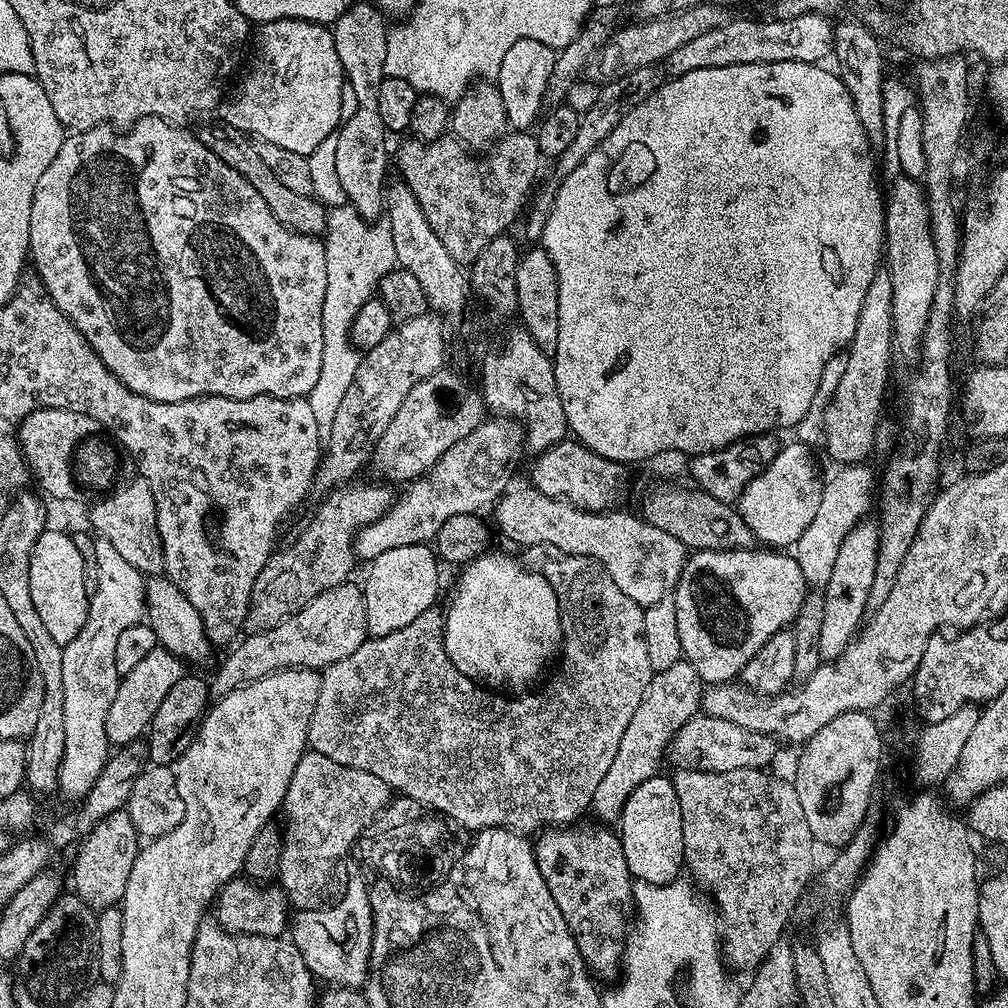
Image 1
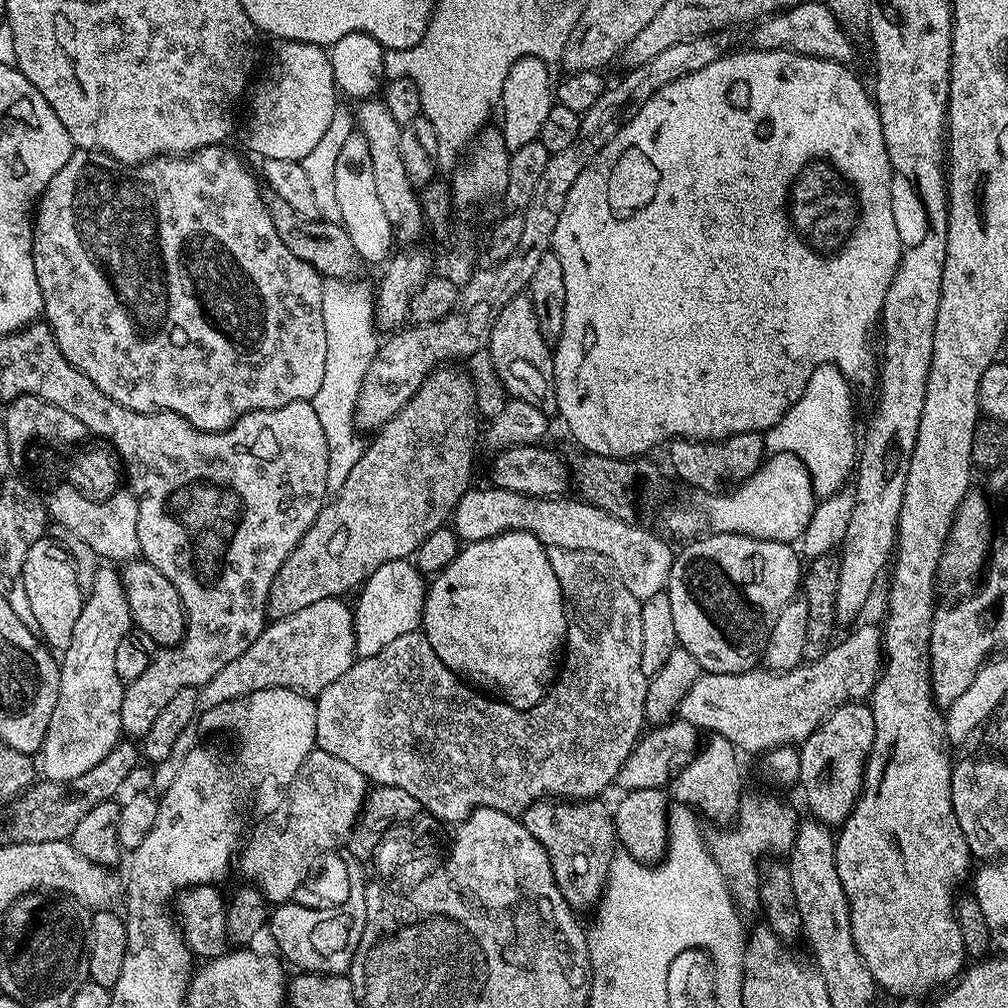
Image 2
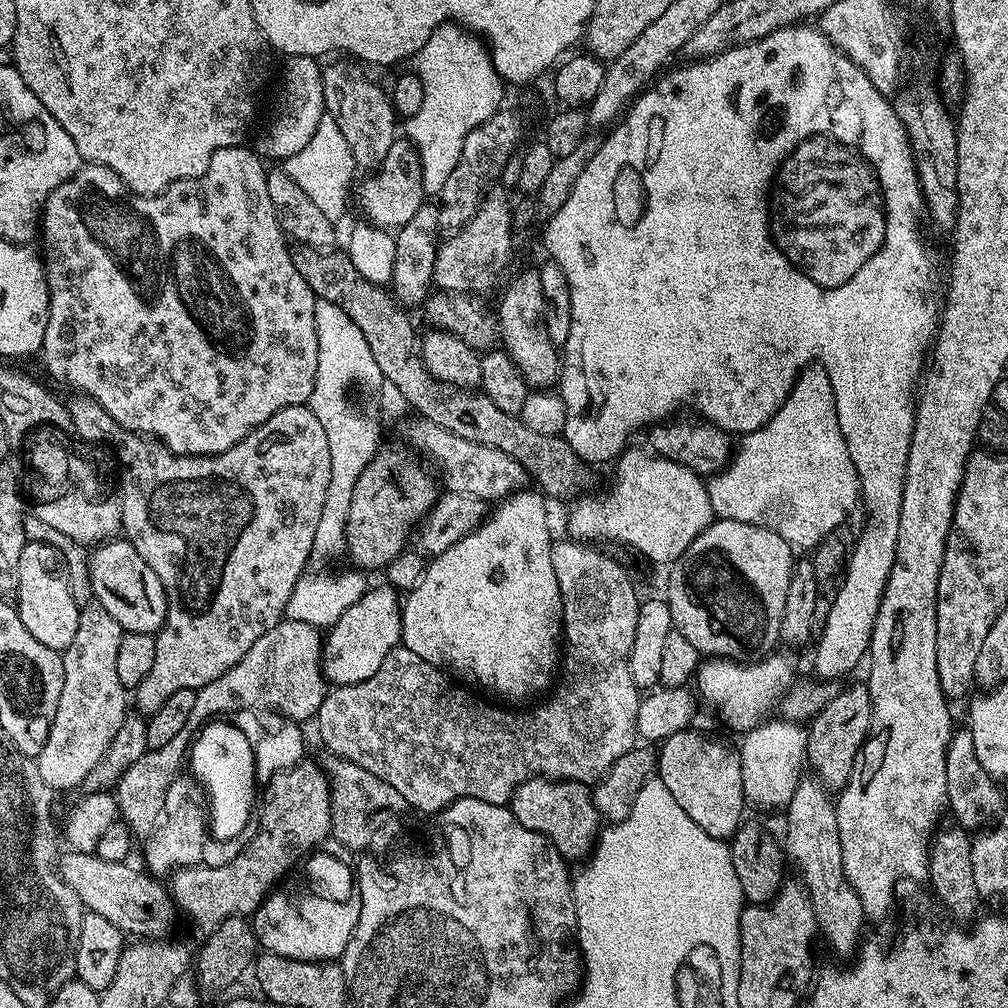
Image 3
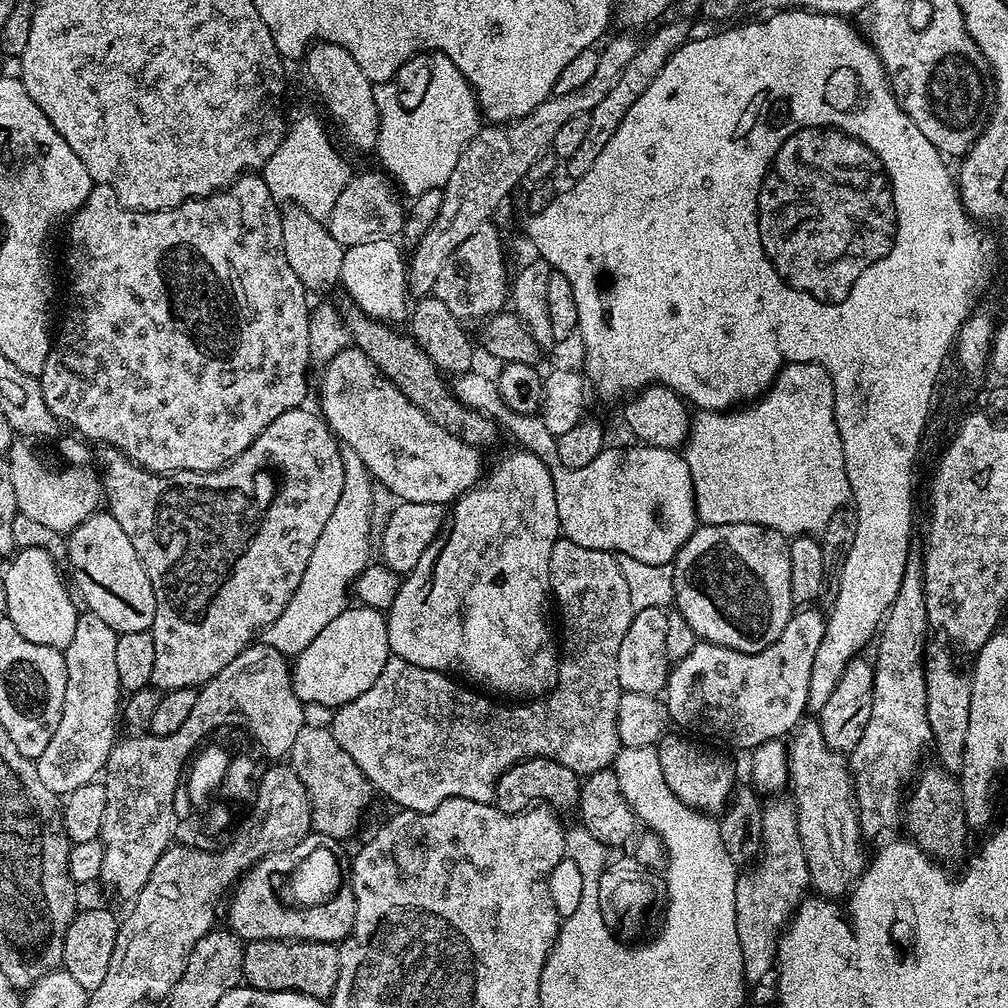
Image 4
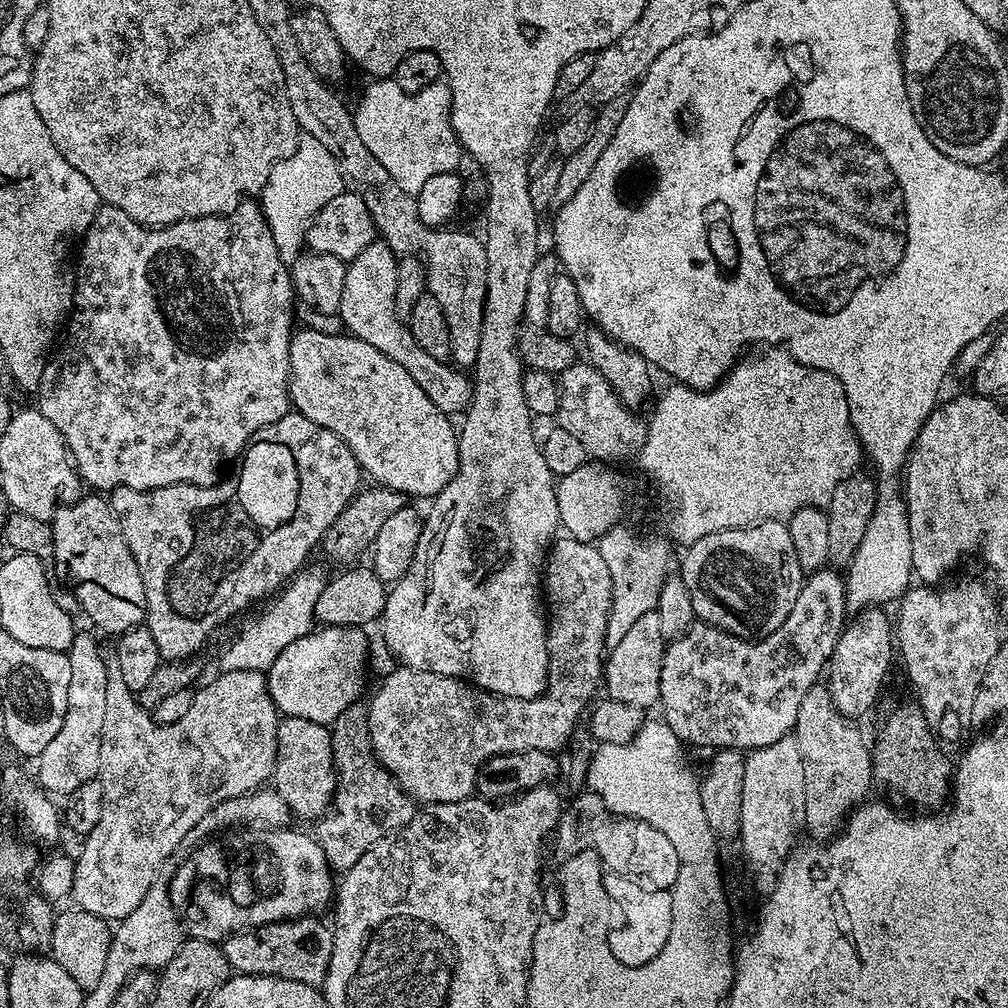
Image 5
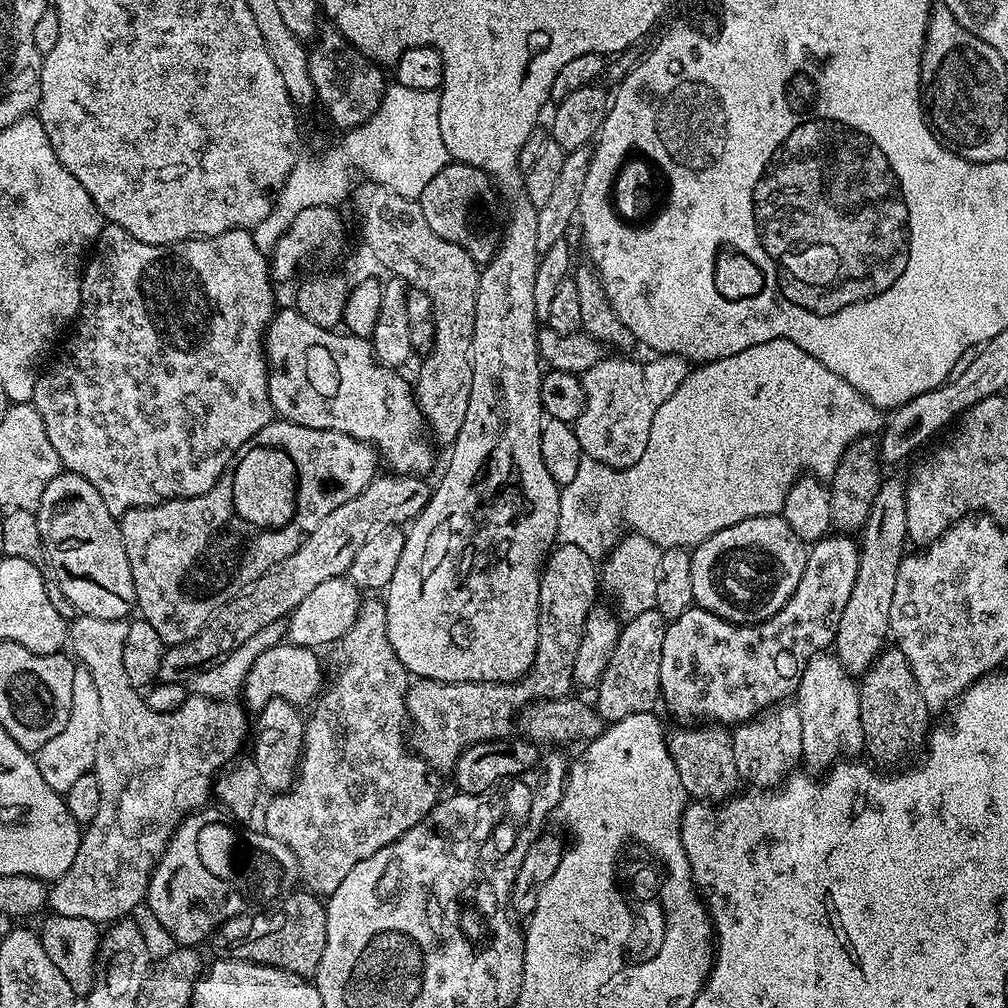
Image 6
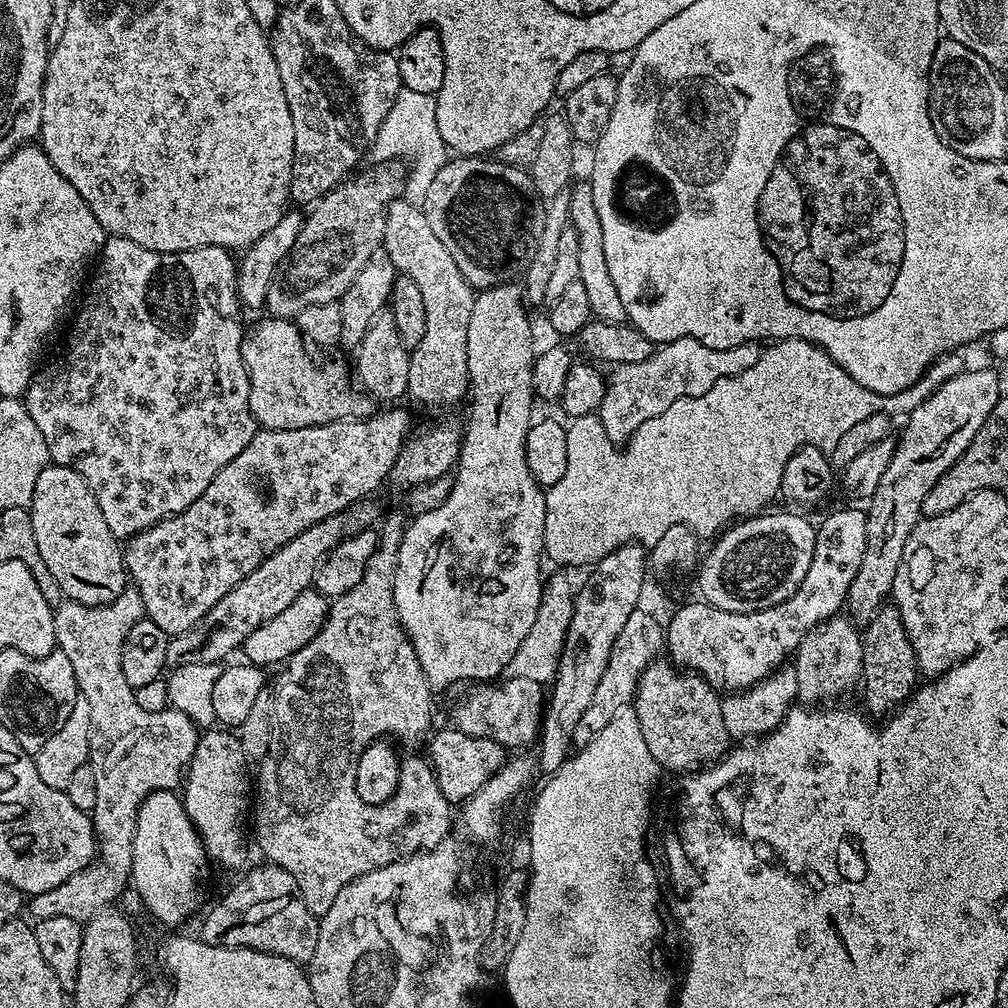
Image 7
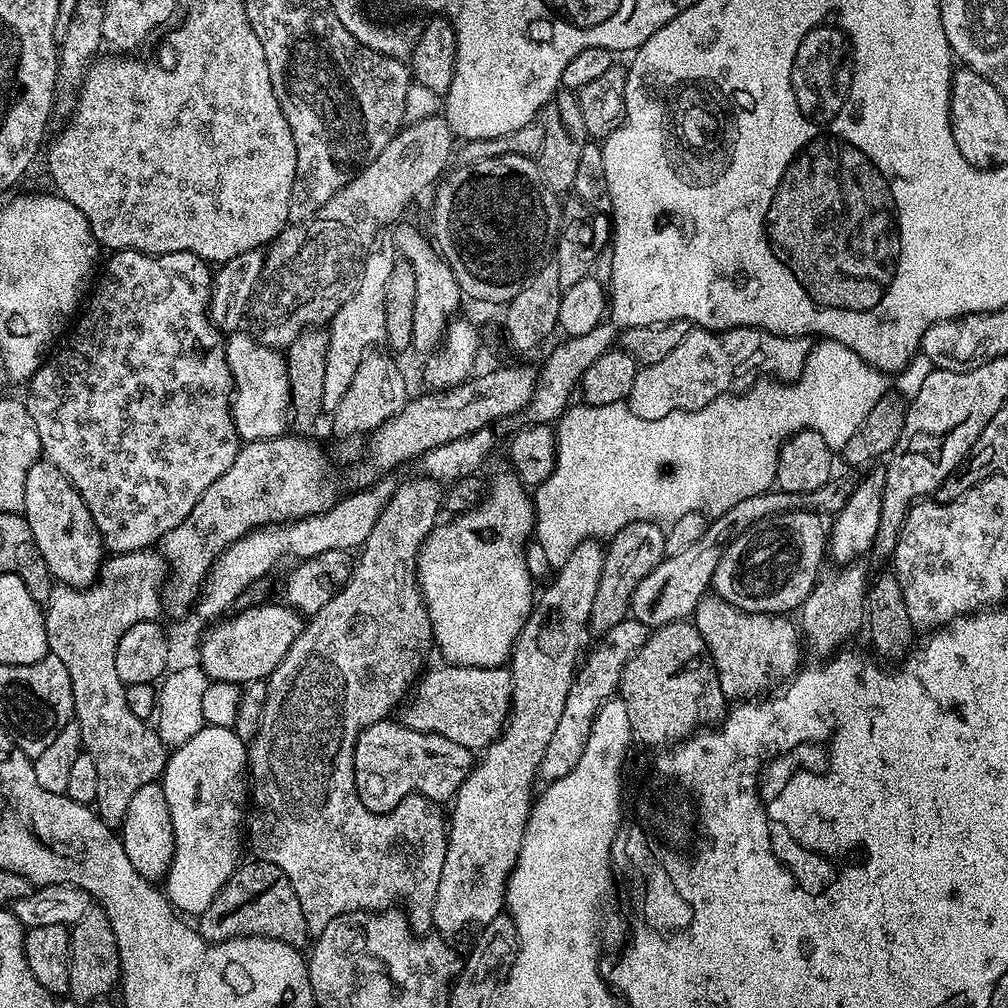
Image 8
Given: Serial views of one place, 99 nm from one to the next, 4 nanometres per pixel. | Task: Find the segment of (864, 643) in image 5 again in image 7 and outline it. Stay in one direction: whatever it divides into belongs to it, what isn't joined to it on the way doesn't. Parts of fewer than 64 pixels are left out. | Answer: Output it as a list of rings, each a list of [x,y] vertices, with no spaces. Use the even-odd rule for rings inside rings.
[[[976,368],[966,370],[950,382],[938,386],[918,410],[914,410],[907,416],[904,433],[896,440],[894,458],[890,458],[890,467],[886,469],[886,474],[882,474],[878,482],[878,490],[866,501],[866,554],[862,554],[862,566],[858,566],[858,575],[854,577],[854,582],[850,582],[848,591],[848,603],[846,612],[857,625],[863,626],[868,620],[874,618],[874,614],[885,603],[886,598],[891,597],[892,587],[894,586],[894,574],[898,574],[898,562],[902,562],[902,550],[906,550],[906,538],[910,538],[910,530],[922,518],[922,502],[930,490],[962,458],[962,454],[974,442],[974,434],[982,430],[986,418],[990,418],[990,410],[1002,395],[1000,380],[988,368]]]

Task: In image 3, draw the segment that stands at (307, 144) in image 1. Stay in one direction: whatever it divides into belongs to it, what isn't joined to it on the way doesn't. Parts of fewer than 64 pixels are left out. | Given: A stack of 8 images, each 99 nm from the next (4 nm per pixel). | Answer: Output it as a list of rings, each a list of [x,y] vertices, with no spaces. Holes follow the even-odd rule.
[[[294,56],[287,63],[288,69],[285,70],[284,81],[280,84],[280,101],[276,104],[276,113],[269,118],[260,141],[254,144],[255,151],[269,161],[272,159],[283,162],[298,154],[306,146],[306,142],[313,138],[319,120],[325,114],[321,65],[310,56]]]

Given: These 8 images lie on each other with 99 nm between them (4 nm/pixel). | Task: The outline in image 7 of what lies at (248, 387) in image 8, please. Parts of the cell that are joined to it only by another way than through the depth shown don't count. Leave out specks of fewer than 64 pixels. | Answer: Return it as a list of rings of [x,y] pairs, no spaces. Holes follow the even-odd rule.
[[[263,319],[249,327],[242,338],[242,362],[250,378],[248,409],[257,425],[261,429],[298,430],[349,419],[361,396],[354,387],[349,365],[347,368],[340,360],[315,364],[308,353],[309,345],[291,319]]]

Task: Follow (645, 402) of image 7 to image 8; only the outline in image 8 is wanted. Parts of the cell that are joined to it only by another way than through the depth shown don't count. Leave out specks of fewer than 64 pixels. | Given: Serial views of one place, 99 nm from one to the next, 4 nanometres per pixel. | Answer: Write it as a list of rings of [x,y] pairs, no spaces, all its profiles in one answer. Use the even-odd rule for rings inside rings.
[[[693,327],[662,362],[645,364],[637,371],[626,403],[638,418],[653,420],[666,418],[671,412],[701,408],[719,396],[745,392],[761,377],[781,382],[796,380],[802,374],[809,347],[809,341],[803,336],[779,336],[761,328],[712,332]]]

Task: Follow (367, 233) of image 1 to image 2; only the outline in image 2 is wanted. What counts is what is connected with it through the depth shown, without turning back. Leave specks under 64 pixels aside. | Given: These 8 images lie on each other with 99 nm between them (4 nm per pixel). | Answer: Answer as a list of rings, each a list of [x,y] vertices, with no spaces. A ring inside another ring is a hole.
[[[356,278],[325,279],[322,290],[322,327],[326,330],[326,370],[322,373],[322,387],[314,394],[312,405],[314,414],[318,414],[318,422],[322,422],[322,430],[326,433],[326,486],[329,493],[335,494],[342,490],[350,470],[354,470],[358,458],[366,447],[361,433],[356,426],[356,403],[362,386],[362,378],[366,378],[366,370],[376,356],[378,347],[378,329],[374,315],[374,292],[366,285],[359,284]]]

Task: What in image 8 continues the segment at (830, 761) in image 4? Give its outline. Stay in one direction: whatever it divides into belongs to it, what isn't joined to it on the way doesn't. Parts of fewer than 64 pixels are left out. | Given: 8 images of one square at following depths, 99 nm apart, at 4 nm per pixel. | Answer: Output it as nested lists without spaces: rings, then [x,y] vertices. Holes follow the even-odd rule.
[[[853,562],[843,566],[832,566],[817,579],[812,593],[798,609],[799,627],[803,639],[817,652],[817,657],[827,658],[837,650],[843,649],[851,636],[861,635],[866,624],[864,598],[868,594],[870,572],[863,568],[863,563]]]

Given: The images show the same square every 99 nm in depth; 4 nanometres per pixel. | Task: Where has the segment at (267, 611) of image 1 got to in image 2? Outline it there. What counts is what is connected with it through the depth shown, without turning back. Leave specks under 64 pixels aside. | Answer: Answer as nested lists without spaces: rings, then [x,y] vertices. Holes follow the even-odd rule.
[[[441,366],[433,370],[410,402],[367,441],[364,453],[354,470],[350,470],[342,490],[325,503],[290,558],[282,562],[268,595],[269,621],[286,618],[286,614],[298,614],[298,610],[306,610],[306,606],[314,606],[314,602],[355,593],[378,566],[409,559],[431,532],[449,523],[453,508],[473,483],[472,459],[476,456],[476,439],[482,436],[482,424],[480,428],[476,411],[476,383],[463,367],[456,367],[460,366]]]

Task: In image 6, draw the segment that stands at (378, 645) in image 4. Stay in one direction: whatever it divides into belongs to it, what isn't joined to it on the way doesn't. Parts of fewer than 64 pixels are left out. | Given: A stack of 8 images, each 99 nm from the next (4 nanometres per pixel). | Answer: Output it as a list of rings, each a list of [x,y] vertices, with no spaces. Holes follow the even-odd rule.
[[[287,642],[275,644],[263,651],[254,660],[254,665],[244,679],[242,698],[245,705],[256,712],[272,699],[290,701],[294,706],[311,705],[326,683],[326,672],[324,676],[323,670],[320,669],[320,660],[316,656],[319,655],[313,649],[299,648],[297,644]]]

